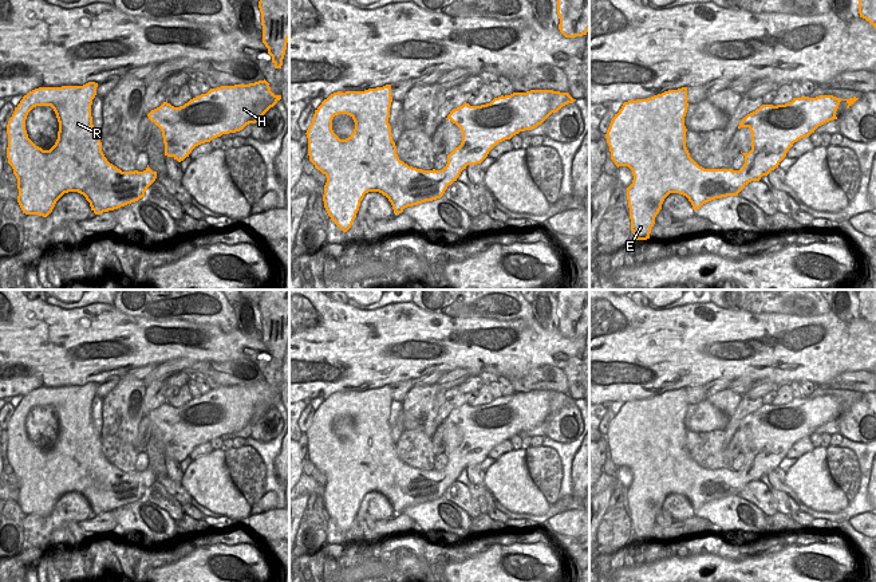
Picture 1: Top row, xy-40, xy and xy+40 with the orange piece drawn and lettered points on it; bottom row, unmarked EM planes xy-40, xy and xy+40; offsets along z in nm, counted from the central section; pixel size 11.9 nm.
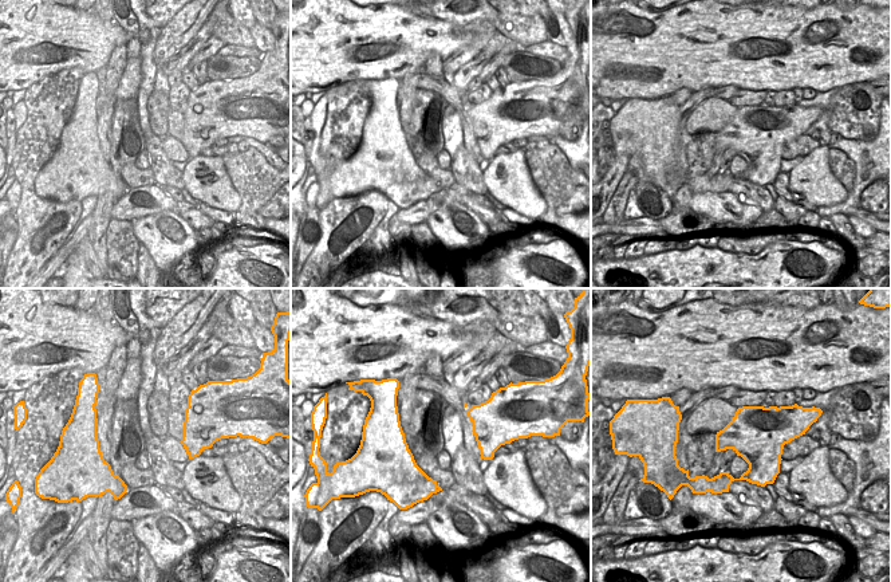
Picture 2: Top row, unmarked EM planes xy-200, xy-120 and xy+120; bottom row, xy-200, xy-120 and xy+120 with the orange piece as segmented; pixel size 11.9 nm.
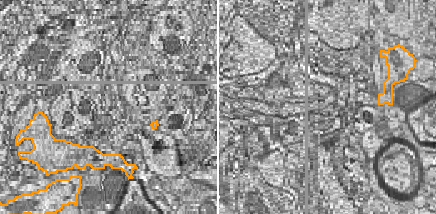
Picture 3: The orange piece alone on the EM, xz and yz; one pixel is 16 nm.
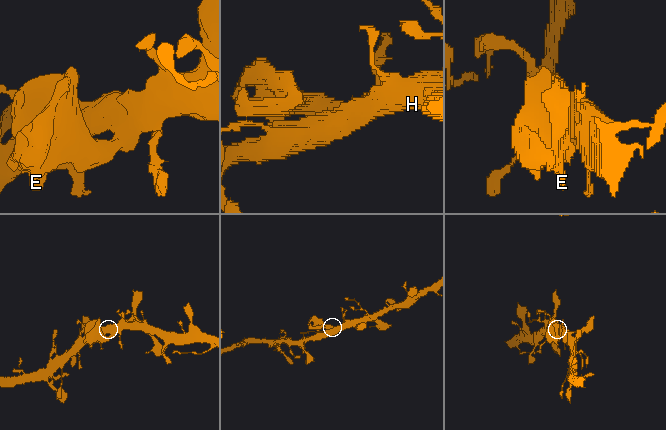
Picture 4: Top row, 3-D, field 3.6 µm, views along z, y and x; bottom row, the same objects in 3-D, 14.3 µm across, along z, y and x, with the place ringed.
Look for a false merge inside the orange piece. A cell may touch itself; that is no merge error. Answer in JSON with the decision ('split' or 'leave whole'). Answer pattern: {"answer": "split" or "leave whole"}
{"answer": "split"}

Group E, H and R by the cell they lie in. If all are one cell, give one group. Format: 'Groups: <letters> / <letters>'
Groups: E R / H.

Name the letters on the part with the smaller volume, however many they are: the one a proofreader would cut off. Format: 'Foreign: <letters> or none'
Foreign: E, R

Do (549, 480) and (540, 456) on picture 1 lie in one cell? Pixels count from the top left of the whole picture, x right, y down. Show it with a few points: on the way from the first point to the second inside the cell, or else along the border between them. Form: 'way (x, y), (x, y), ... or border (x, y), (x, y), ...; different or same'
way (547, 475), (541, 461); same

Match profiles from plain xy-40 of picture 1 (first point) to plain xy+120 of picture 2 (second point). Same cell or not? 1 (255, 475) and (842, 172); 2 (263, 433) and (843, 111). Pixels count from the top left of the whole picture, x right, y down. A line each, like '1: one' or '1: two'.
1: one
2: one

